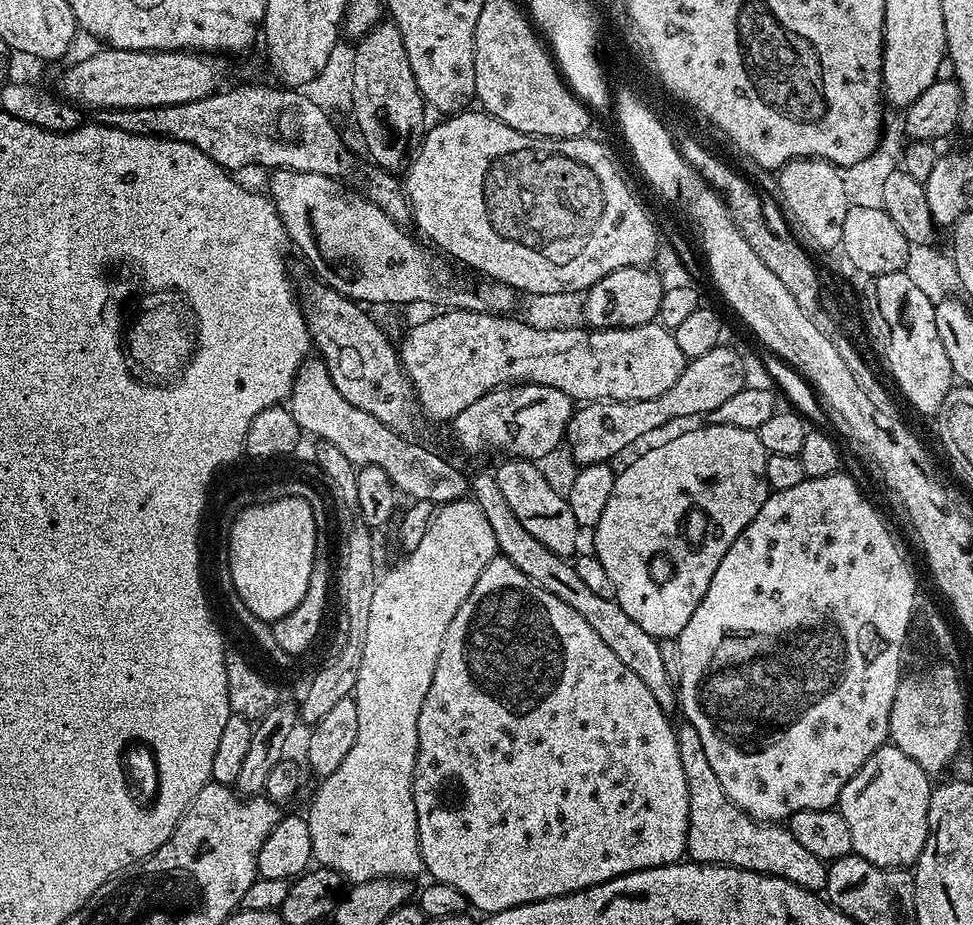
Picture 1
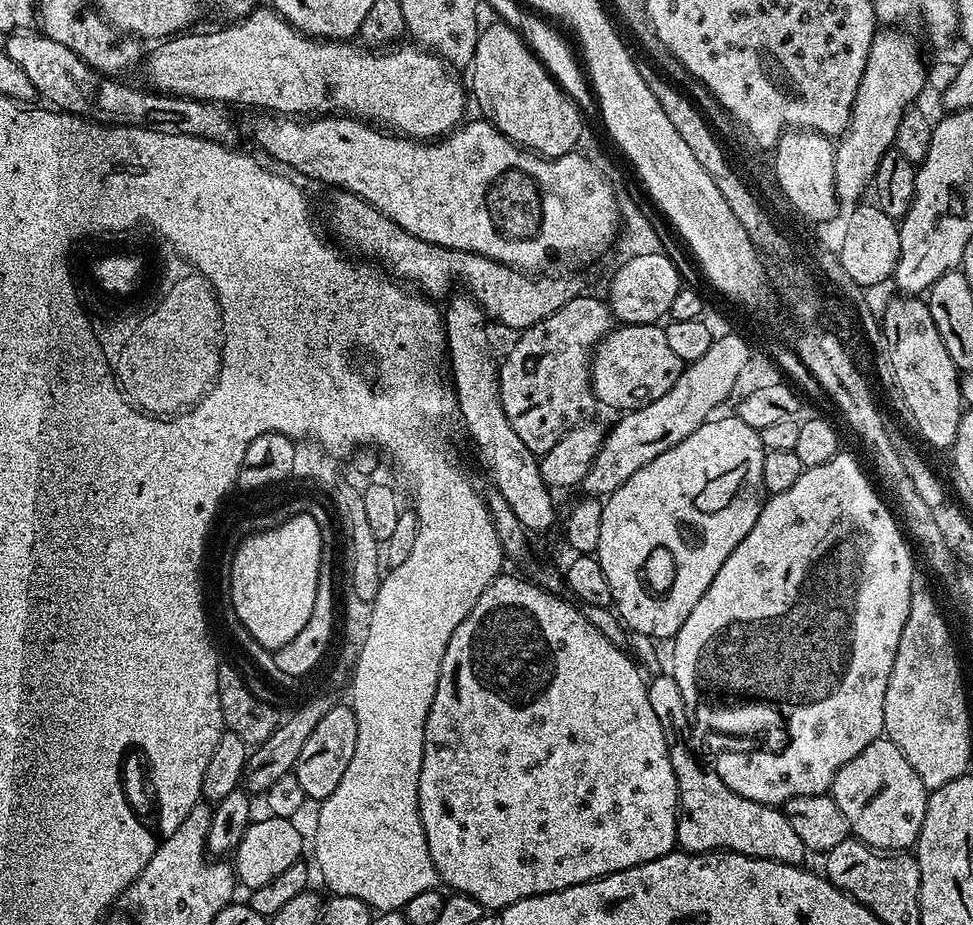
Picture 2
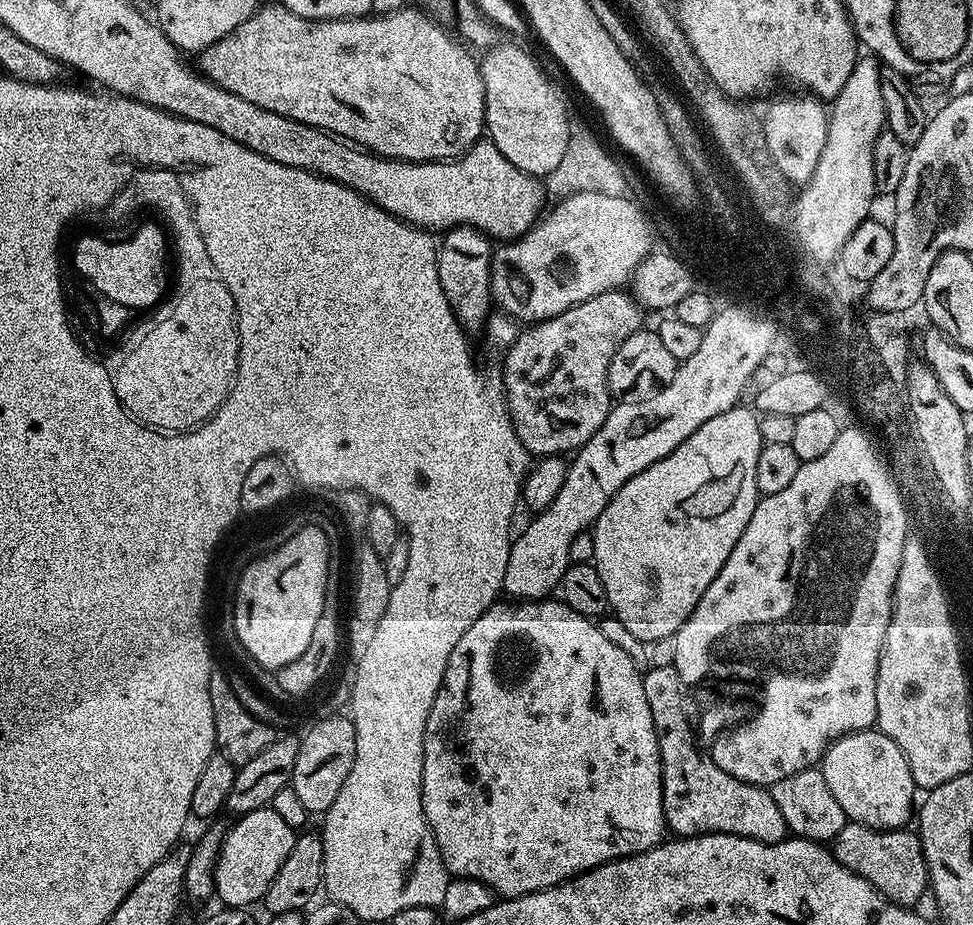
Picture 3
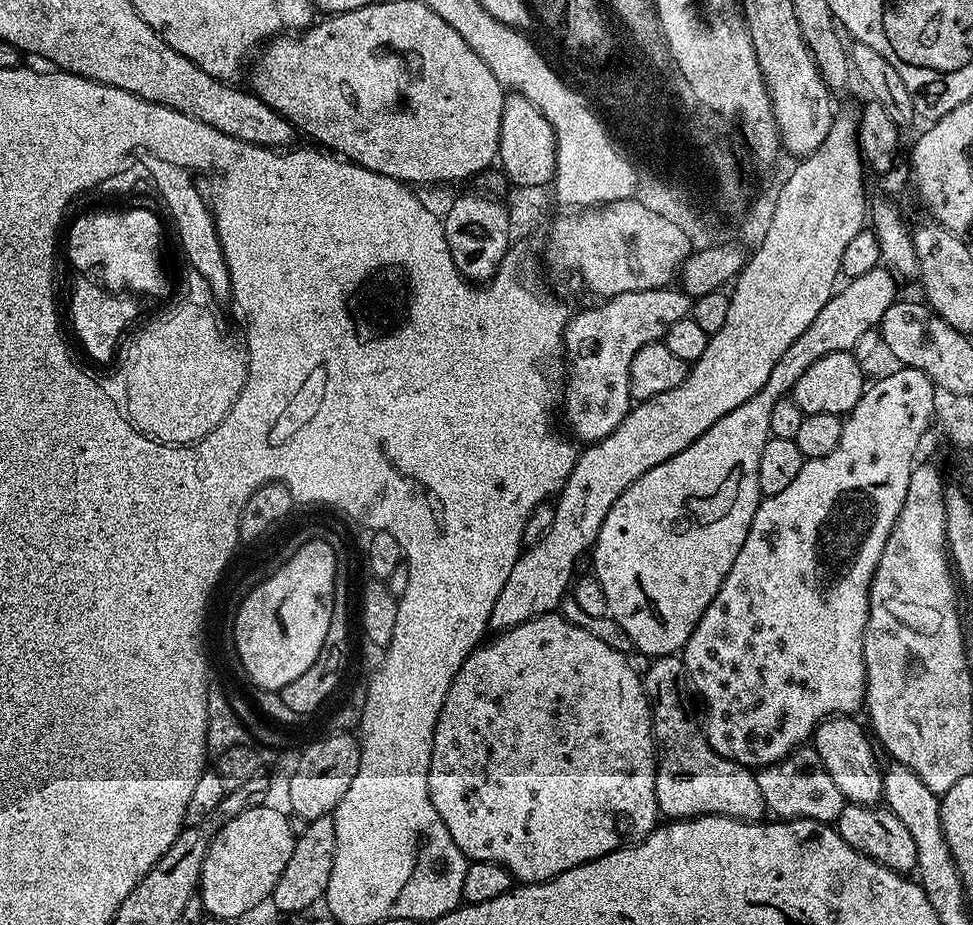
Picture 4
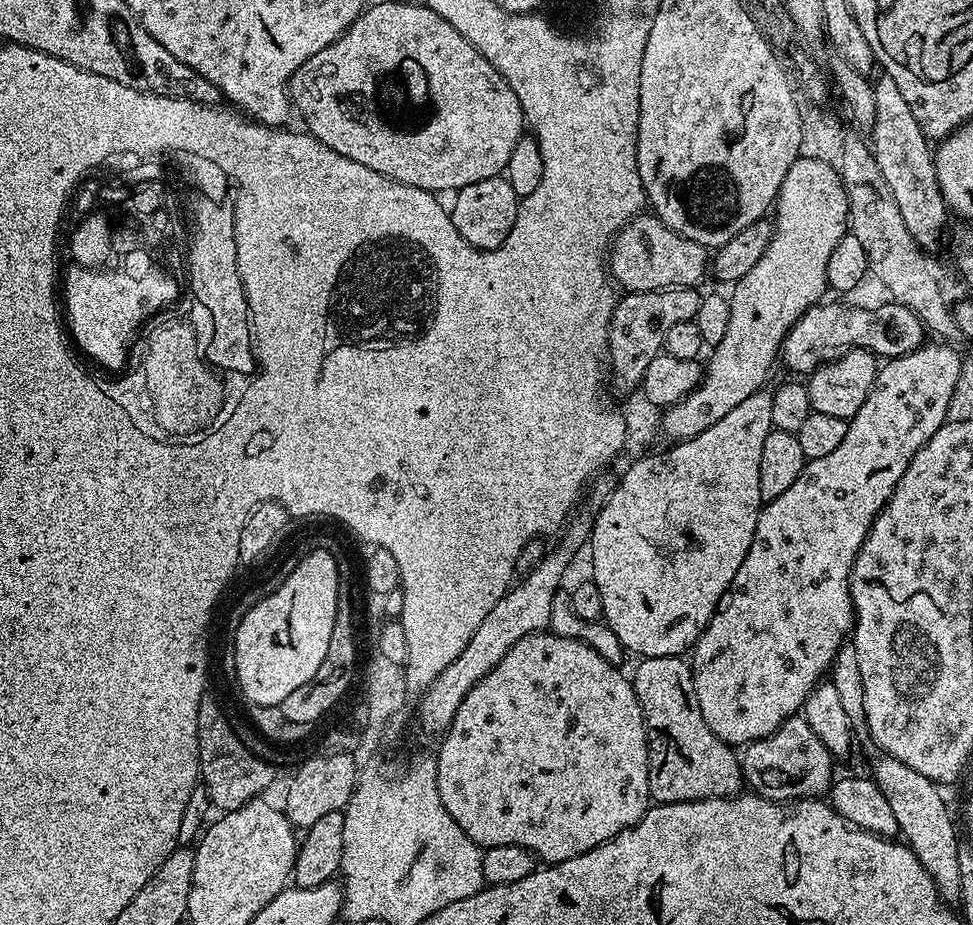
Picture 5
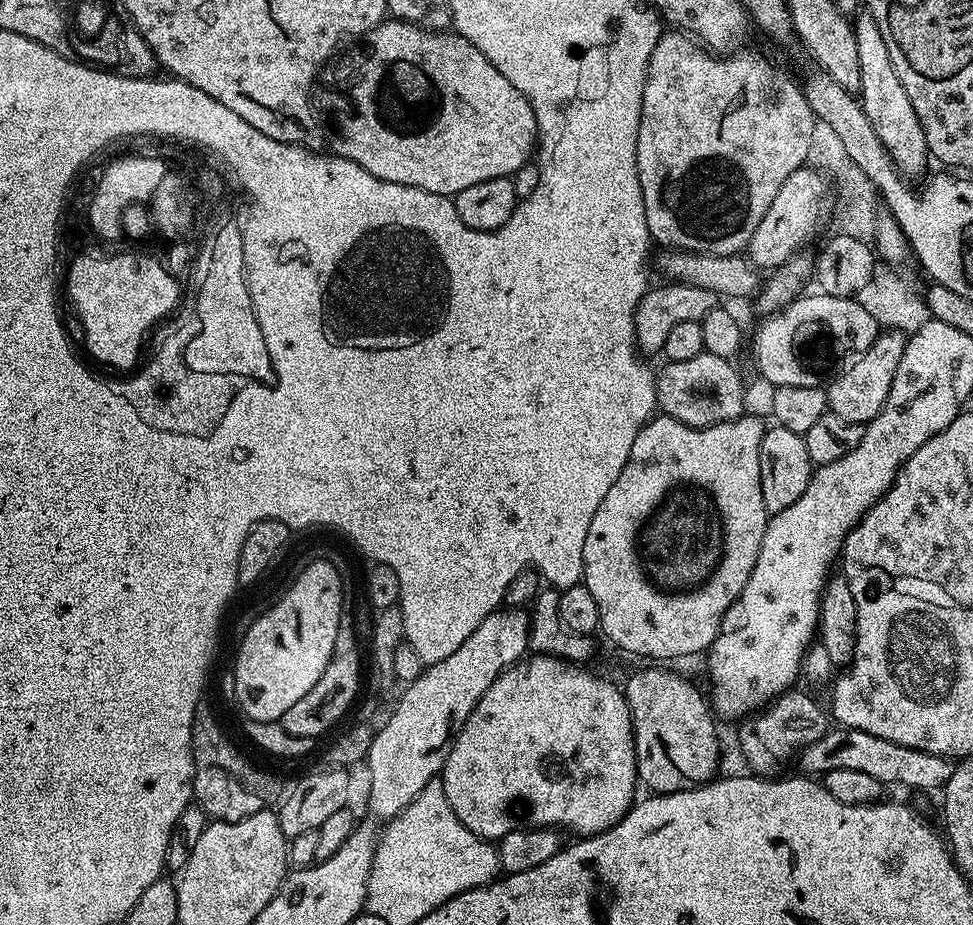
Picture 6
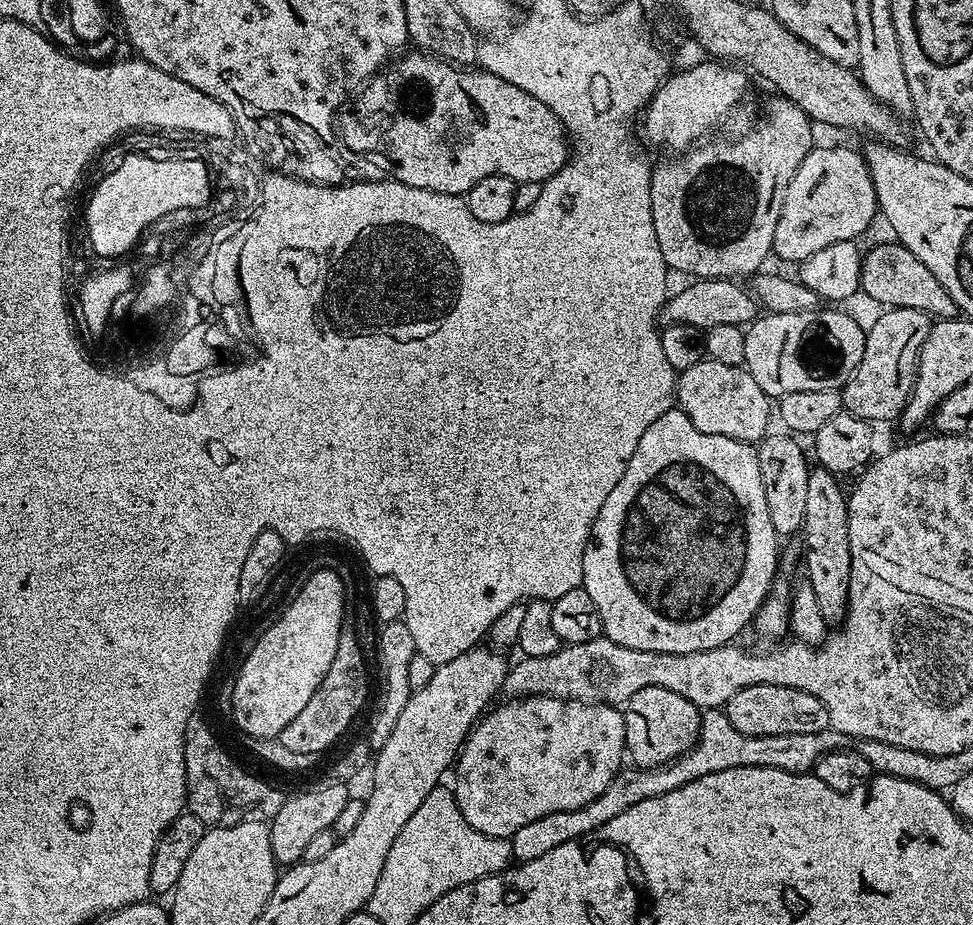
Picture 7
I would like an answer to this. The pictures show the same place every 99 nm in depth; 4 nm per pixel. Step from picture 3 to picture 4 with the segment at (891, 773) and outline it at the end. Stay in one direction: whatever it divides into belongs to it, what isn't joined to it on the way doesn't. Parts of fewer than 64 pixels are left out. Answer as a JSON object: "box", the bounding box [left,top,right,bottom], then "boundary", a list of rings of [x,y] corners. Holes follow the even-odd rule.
{"box":[814,715,884,806],"boundary":[[[851,715],[830,716],[821,720],[820,725],[816,727],[814,747],[816,753],[822,758],[830,778],[834,778],[834,786],[842,790],[847,803],[876,806],[881,803],[884,795],[884,774],[882,764],[876,761],[877,749],[866,728],[865,732],[863,726]]]}

